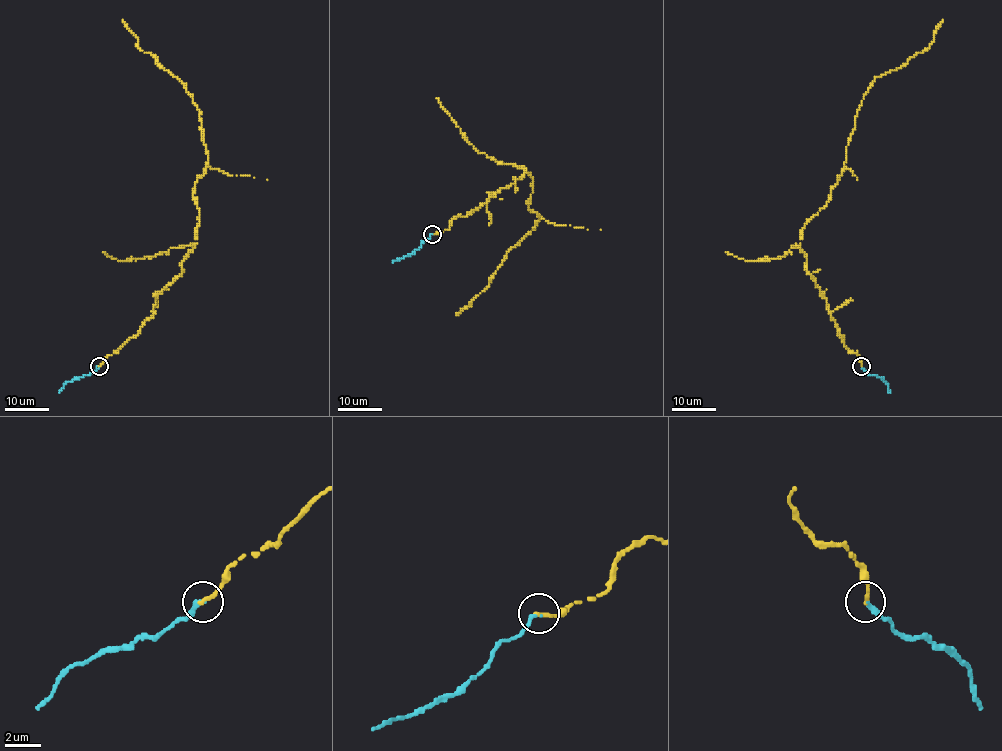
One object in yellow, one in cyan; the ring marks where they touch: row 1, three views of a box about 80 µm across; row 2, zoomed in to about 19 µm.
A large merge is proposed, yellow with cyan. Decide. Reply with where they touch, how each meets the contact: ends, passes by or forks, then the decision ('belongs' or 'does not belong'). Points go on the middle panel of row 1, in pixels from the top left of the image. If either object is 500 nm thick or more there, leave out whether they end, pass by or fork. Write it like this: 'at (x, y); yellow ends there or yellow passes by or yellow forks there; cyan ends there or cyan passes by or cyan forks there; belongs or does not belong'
at (432, 234); yellow ends there; cyan ends there; belongs

